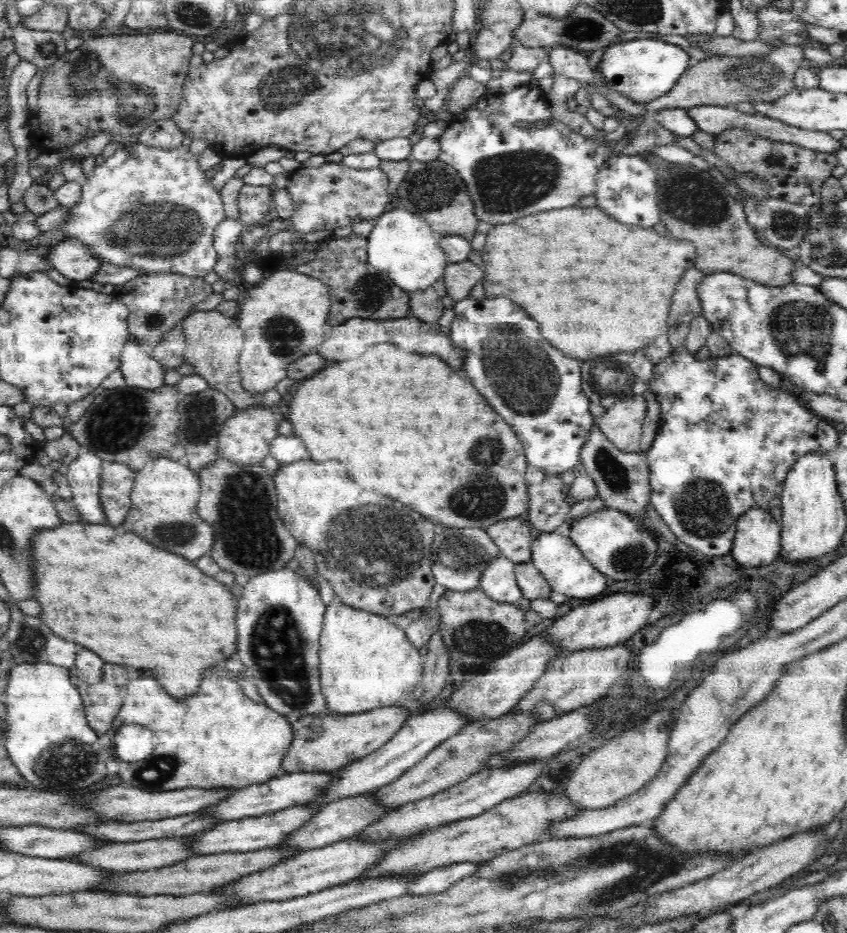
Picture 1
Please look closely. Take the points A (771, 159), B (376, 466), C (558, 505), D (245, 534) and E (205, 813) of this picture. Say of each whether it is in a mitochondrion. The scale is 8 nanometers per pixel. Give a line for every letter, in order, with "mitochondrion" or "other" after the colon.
A: mitochondrion
B: other
C: other
D: mitochondrion
E: other

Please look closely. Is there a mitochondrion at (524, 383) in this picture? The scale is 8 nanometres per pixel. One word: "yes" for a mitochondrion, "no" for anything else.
yes

